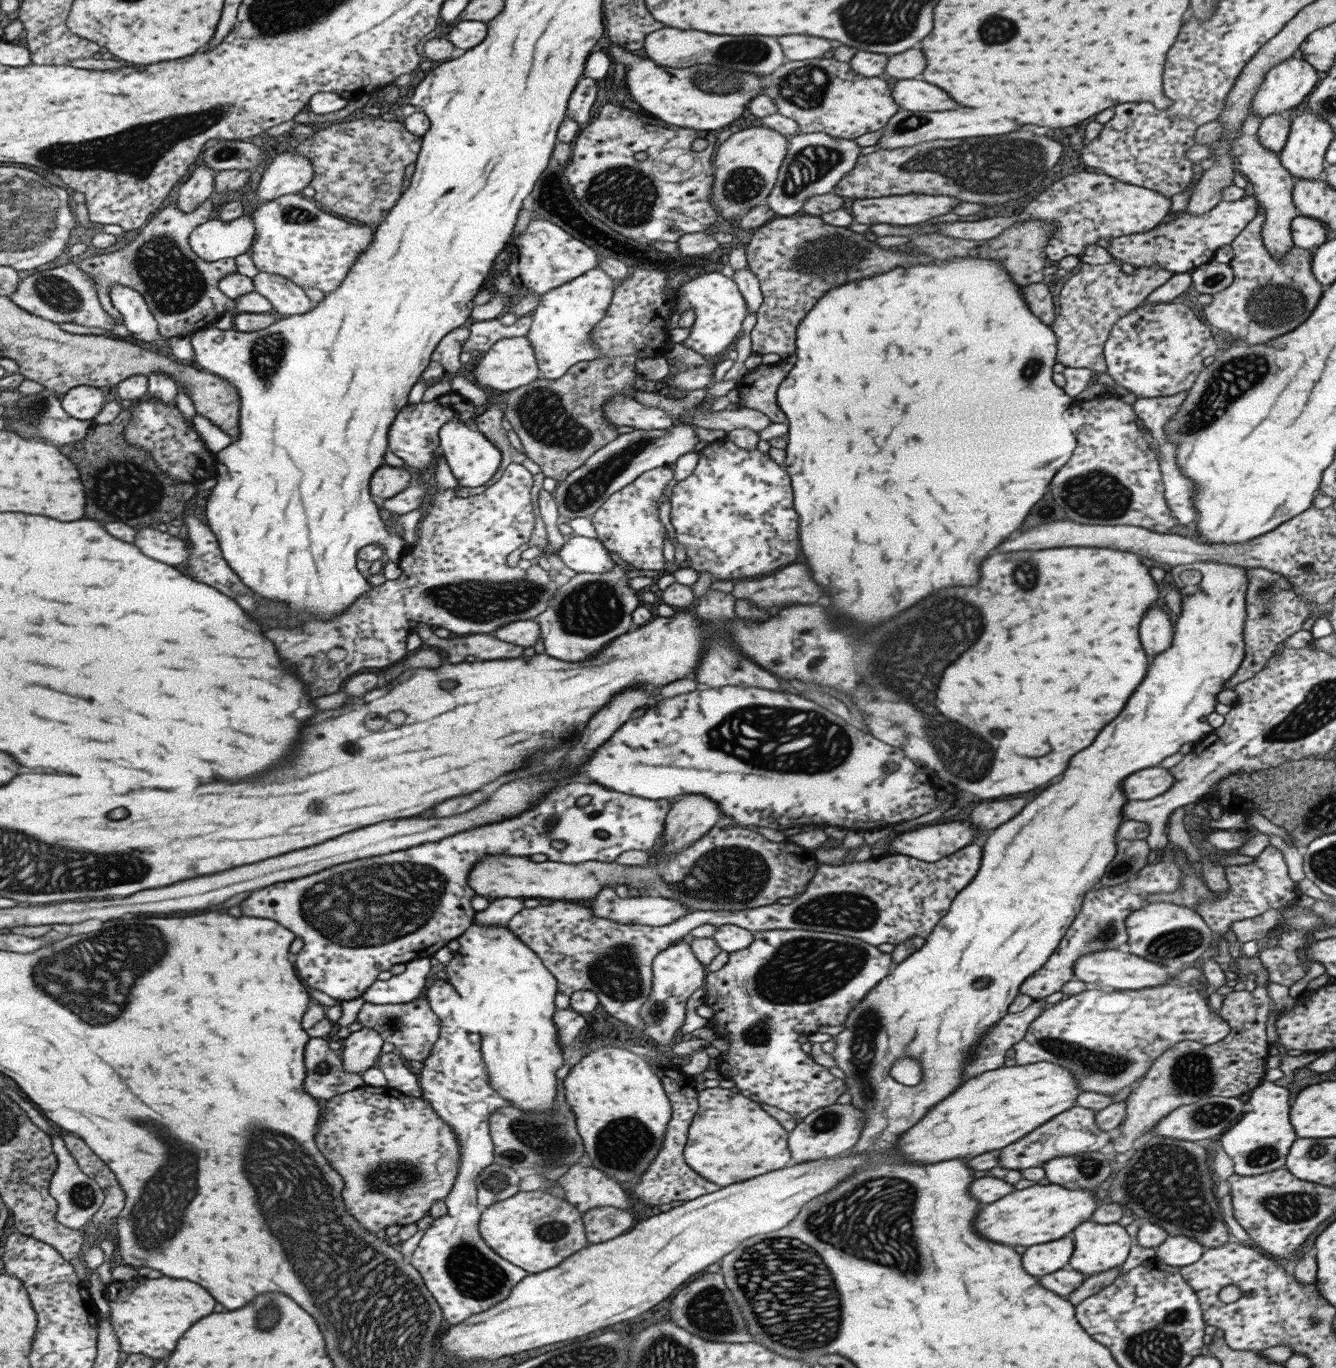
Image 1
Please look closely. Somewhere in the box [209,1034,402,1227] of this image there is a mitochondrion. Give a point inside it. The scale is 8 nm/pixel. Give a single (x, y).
(321, 1067)

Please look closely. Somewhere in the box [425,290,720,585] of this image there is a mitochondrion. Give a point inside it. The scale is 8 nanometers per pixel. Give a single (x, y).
(541, 412)

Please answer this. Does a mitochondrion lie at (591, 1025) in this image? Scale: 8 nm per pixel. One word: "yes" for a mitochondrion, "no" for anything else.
no

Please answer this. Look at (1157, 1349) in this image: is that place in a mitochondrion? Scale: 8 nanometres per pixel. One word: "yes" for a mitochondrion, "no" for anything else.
yes

